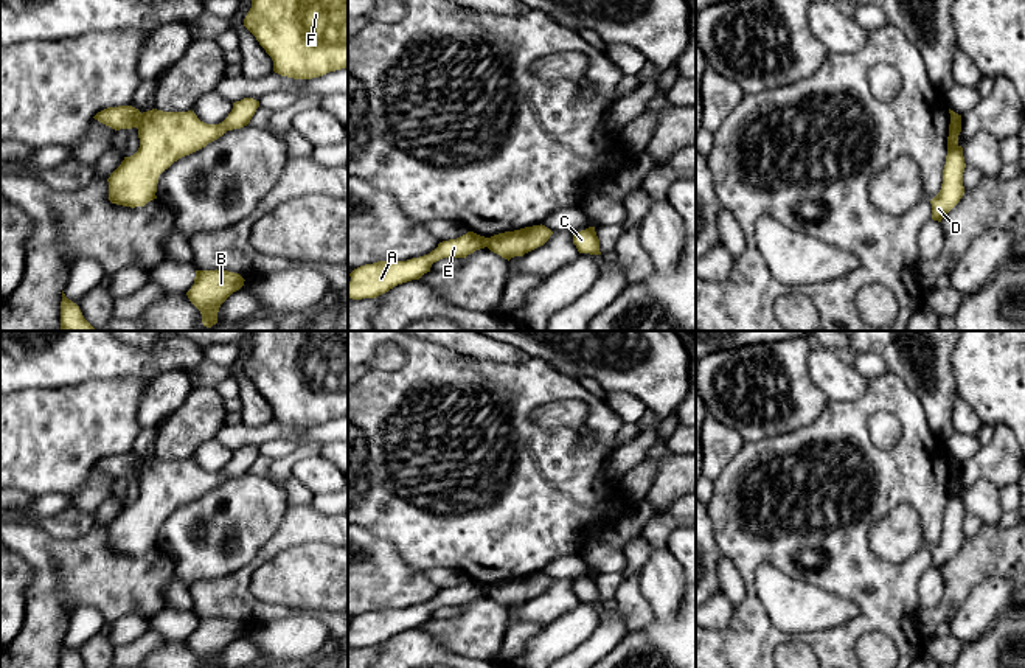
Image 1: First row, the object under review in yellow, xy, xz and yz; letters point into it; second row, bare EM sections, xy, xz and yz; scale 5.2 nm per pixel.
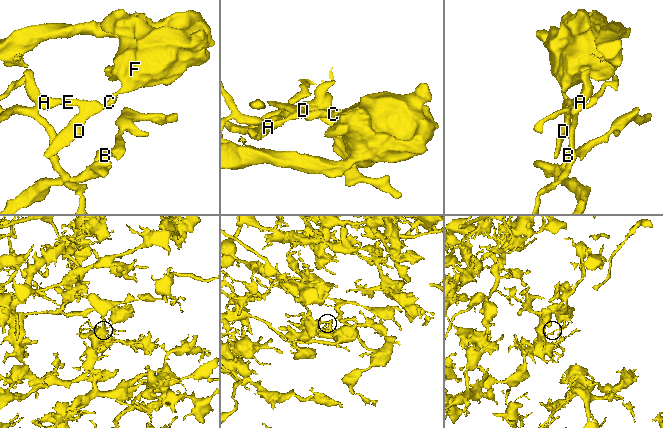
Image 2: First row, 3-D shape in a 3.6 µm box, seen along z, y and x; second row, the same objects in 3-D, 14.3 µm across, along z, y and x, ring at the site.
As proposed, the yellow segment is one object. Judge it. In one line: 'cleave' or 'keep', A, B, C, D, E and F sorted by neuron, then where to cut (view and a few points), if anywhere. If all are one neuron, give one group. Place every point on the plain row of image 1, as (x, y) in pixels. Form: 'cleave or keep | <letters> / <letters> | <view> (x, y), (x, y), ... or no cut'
cleave | A B E / C D F | xy (142, 462), (135, 474)

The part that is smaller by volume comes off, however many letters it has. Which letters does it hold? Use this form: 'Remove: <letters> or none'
Remove: A, B, E

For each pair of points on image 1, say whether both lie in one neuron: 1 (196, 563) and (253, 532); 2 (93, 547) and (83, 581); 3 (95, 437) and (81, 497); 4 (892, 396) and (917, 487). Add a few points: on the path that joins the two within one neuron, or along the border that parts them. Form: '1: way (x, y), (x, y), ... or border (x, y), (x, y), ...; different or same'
1: way (211, 560), (227, 560), (241, 547); same
2: way (90, 555), (83, 574); same
3: border (92, 466), (83, 483), (69, 496); different
4: way (912, 418), (917, 432), (917, 465); same

